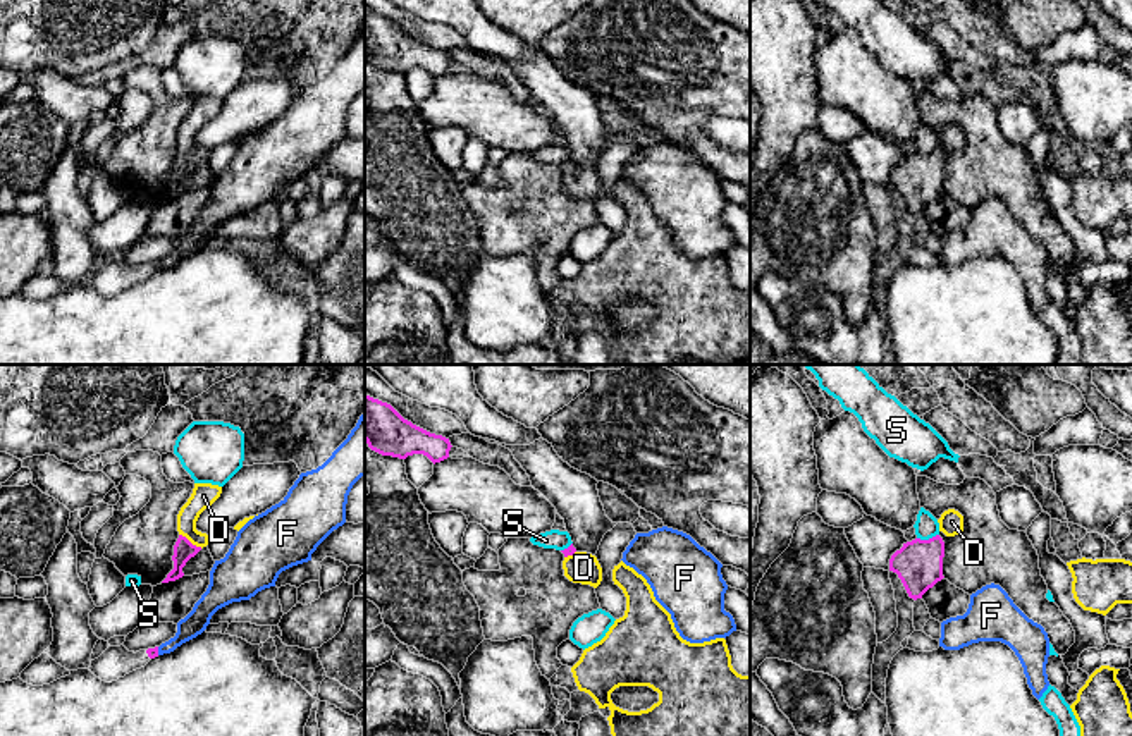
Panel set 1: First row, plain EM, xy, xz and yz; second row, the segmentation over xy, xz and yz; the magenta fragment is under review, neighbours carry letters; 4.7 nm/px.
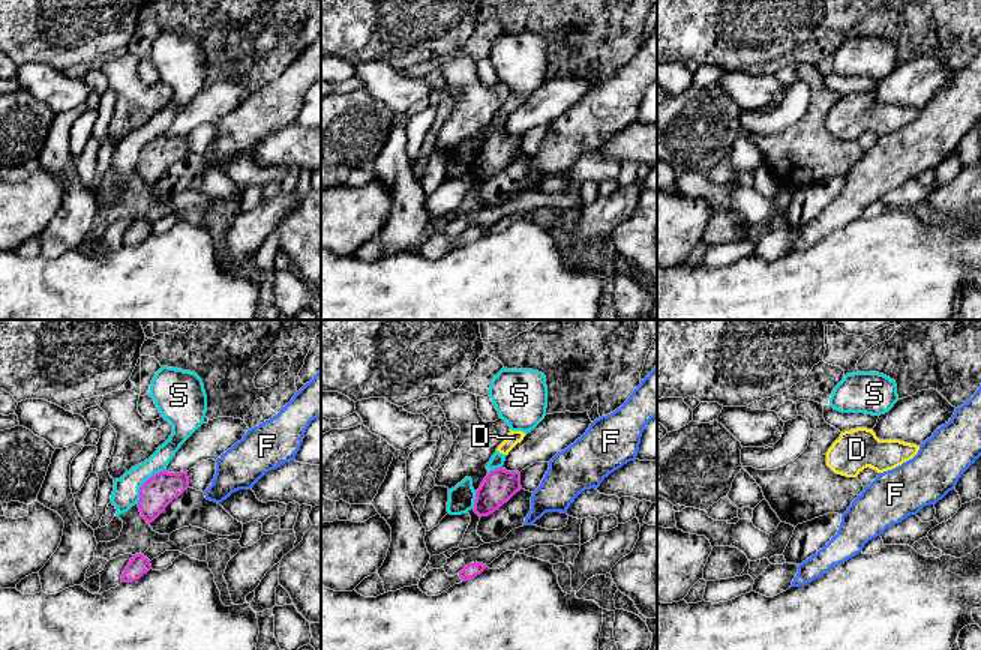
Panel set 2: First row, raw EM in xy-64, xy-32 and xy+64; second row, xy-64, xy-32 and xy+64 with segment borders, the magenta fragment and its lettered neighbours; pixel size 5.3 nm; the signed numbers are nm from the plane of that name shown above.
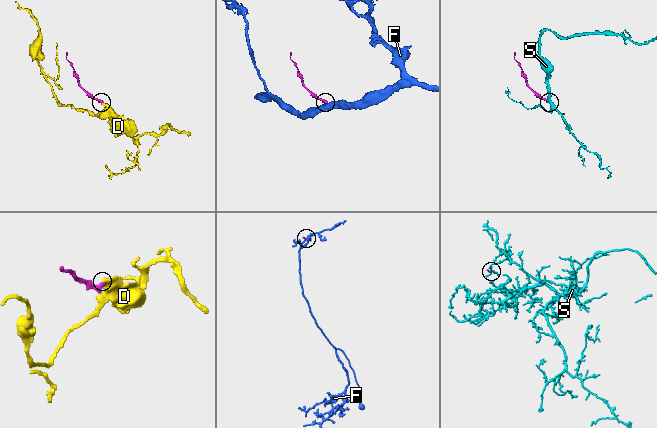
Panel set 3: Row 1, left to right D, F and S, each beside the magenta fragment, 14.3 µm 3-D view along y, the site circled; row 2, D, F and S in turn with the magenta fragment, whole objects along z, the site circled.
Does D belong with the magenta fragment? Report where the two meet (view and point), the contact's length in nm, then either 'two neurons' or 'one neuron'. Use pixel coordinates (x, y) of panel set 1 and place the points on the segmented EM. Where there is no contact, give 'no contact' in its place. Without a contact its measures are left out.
contact xy (190, 542); length 130 nm; one neuron

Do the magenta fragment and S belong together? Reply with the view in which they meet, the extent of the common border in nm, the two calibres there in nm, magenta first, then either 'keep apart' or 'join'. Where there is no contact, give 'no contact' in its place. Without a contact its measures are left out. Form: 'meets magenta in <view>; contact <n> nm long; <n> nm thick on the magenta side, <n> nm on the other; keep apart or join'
meets magenta in yz; contact 110 nm long; 220 nm thick on the magenta side, 110 nm on the other; keep apart

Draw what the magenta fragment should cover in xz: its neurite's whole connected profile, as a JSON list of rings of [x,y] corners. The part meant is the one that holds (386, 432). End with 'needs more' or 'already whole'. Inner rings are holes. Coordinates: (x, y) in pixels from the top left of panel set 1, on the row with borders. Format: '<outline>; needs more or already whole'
[[[365,394],[365,442],[382,456],[427,456],[434,464],[449,457],[451,442],[404,420],[391,404]]]; already whole

